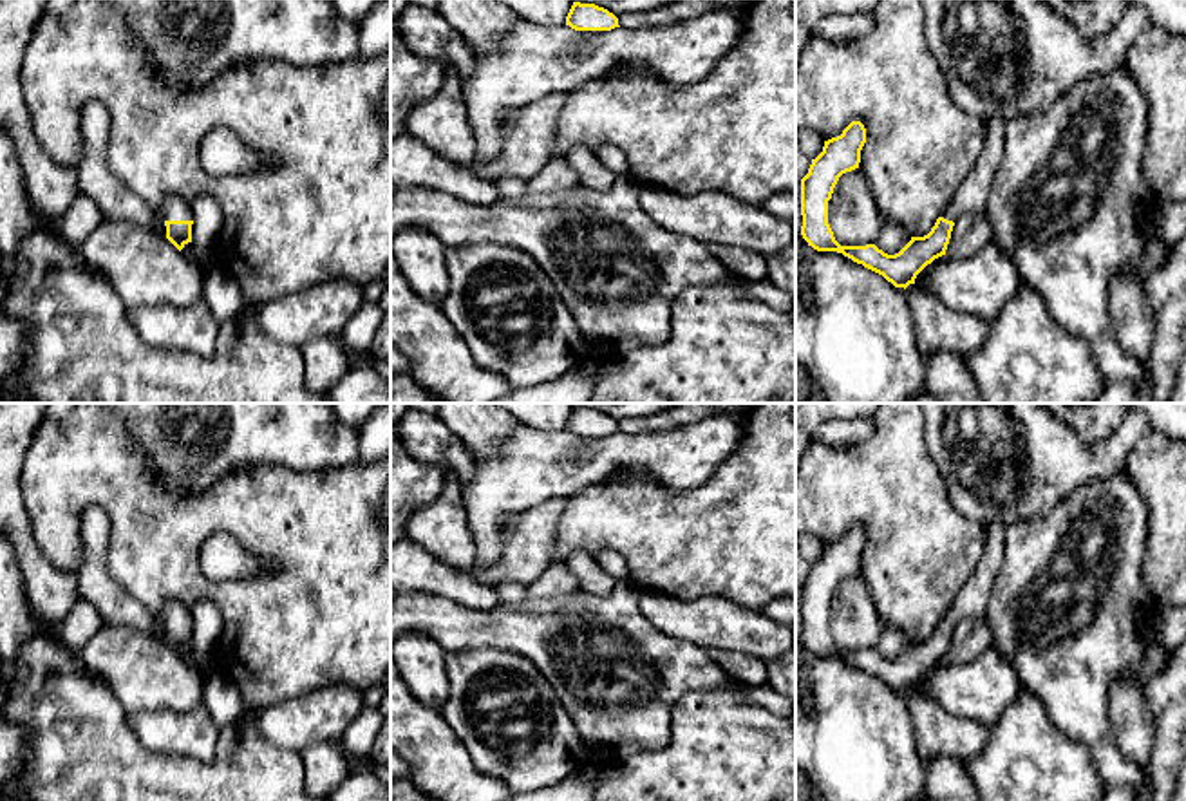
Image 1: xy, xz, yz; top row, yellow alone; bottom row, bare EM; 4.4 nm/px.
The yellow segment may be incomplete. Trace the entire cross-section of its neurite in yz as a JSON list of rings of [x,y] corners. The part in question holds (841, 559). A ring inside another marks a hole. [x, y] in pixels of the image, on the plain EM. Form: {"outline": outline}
{"outline": [[[852,526],[841,541],[824,546],[823,557],[812,564],[808,579],[801,584],[801,640],[817,656],[837,656],[857,669],[882,680],[895,693],[915,689],[917,680],[935,664],[946,660],[955,626],[964,620],[985,620],[985,608],[993,582],[998,575],[1007,526],[985,526],[985,551],[962,589],[956,593],[931,636],[911,646],[895,660],[875,649],[841,651],[828,629],[828,606],[839,582],[859,573],[866,533]]]}

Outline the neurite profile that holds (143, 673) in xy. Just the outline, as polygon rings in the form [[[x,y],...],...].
[[[105,624],[80,649],[80,658],[101,676],[123,705],[125,714],[139,711],[192,711],[202,702],[204,673],[170,646],[127,626]]]

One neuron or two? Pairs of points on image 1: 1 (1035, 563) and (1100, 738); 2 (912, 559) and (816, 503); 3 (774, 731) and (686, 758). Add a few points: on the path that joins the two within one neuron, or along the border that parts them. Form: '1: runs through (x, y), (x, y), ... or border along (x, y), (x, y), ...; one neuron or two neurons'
1: runs through (1062, 606), (1065, 619), (1065, 660), (1076, 695); one neuron
2: runs through (888, 536), (856, 503), (839, 503); one neuron
3: runs through (753, 753), (747, 758), (707, 758); one neuron

